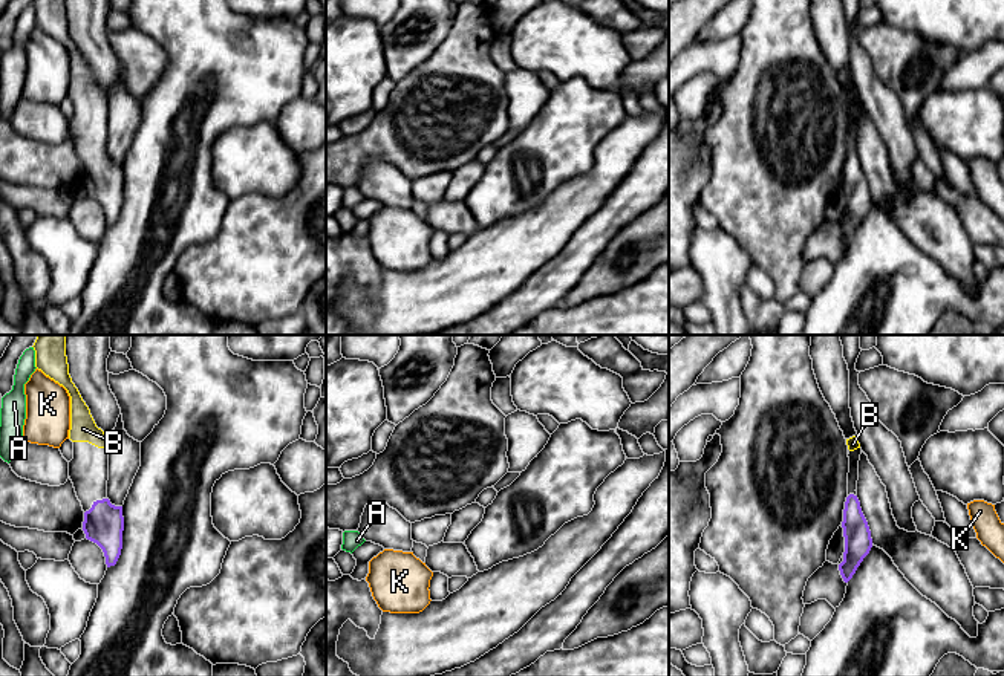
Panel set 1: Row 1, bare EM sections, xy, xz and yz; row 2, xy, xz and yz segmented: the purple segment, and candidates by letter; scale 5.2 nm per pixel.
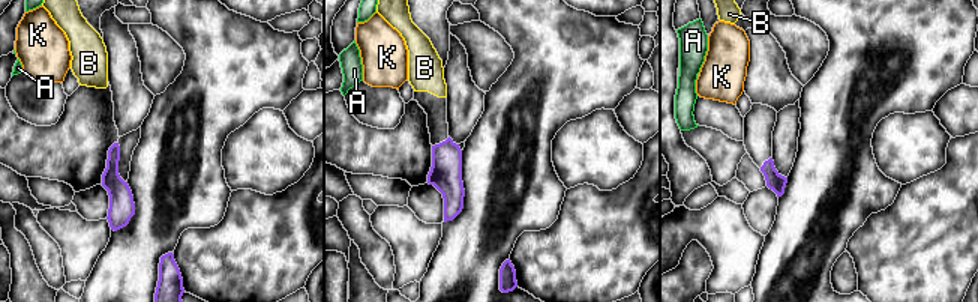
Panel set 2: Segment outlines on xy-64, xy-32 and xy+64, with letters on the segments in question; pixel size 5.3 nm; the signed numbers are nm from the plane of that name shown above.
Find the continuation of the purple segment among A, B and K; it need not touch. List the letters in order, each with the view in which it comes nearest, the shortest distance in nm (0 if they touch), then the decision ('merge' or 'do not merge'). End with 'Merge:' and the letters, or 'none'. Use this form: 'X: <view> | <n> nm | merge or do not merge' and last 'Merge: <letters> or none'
A: xy | 480 nm | do not merge
B: yz | 240 nm | merge
K: xy | 340 nm | do not merge
Merge: B

